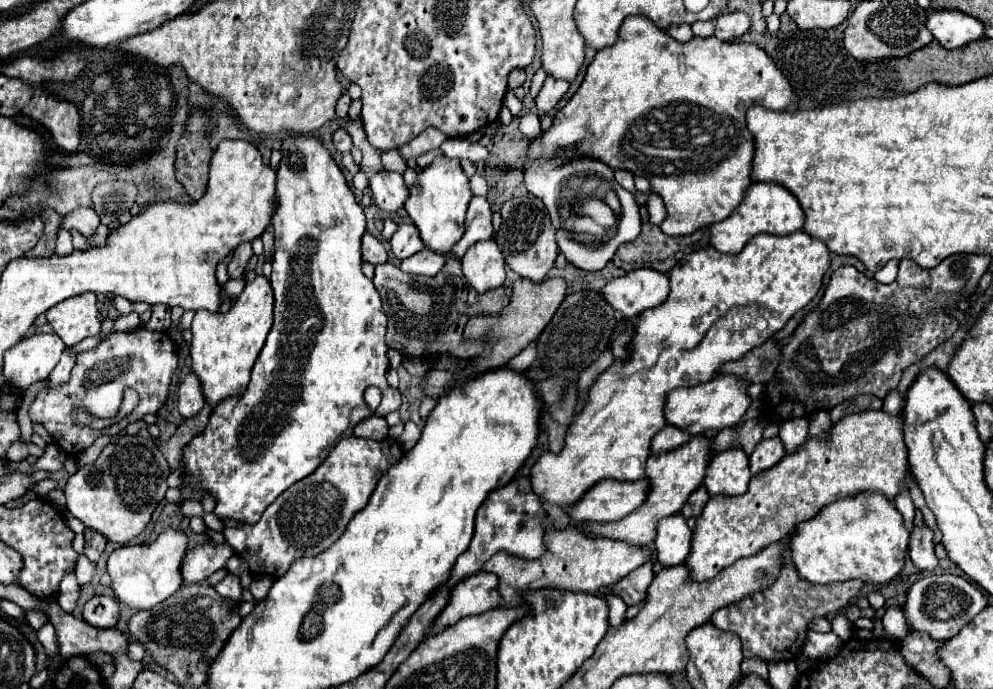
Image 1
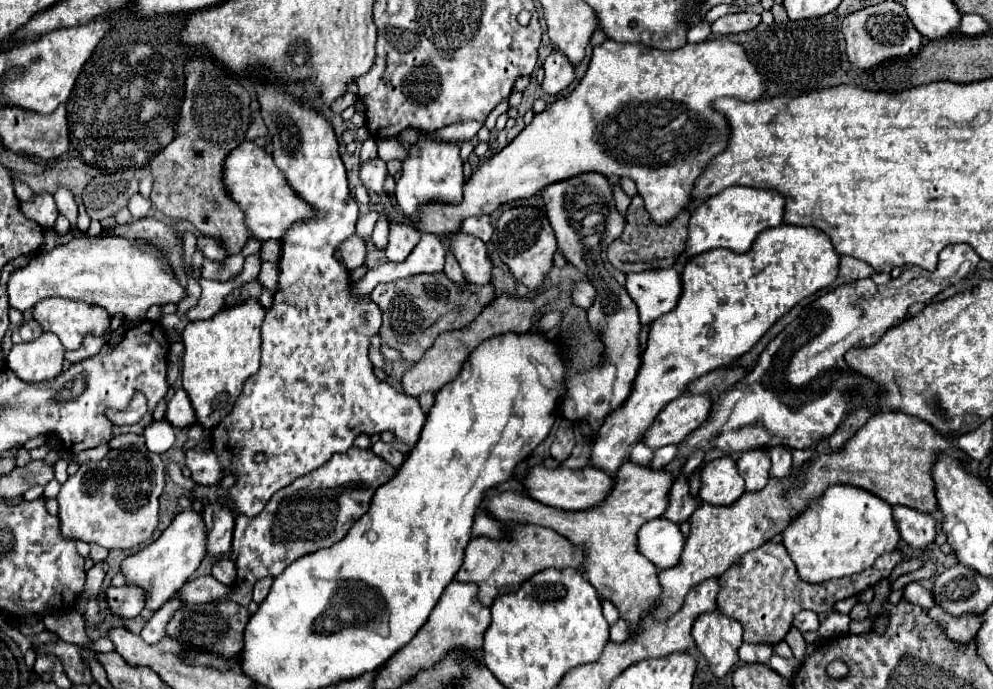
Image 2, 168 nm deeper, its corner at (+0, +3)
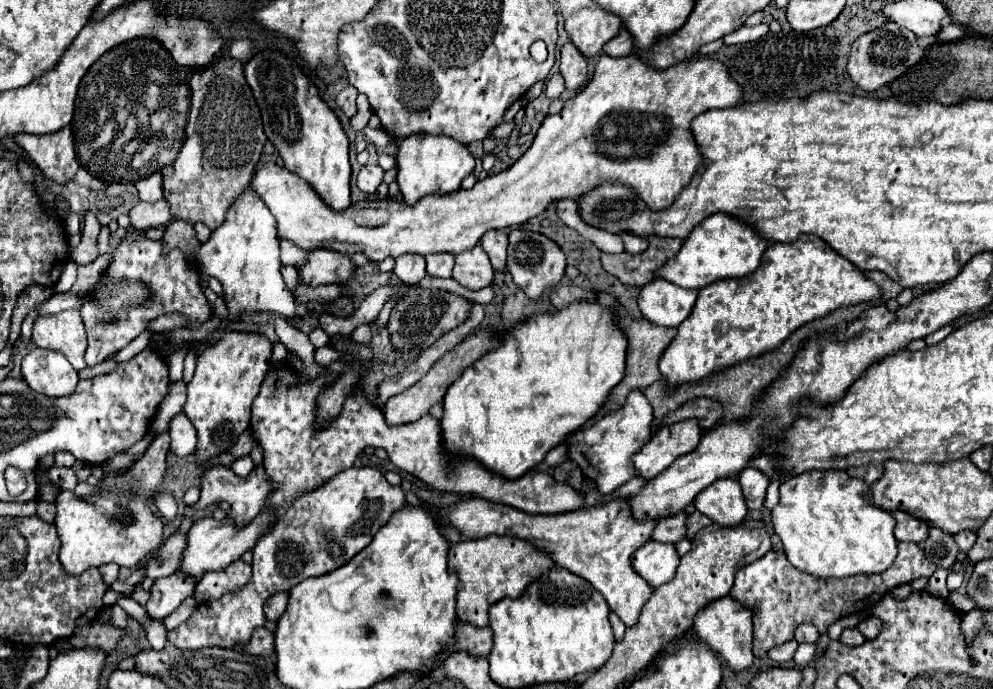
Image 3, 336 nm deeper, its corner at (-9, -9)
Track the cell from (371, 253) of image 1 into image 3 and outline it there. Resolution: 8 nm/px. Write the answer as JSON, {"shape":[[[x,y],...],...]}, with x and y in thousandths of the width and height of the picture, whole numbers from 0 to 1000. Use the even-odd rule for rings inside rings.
{"shape":[[[314,363],[308,372],[308,380],[300,386],[300,406],[304,412],[312,412],[314,418],[326,412],[348,409],[356,398],[356,383],[352,372],[340,372],[340,366],[330,363]]]}

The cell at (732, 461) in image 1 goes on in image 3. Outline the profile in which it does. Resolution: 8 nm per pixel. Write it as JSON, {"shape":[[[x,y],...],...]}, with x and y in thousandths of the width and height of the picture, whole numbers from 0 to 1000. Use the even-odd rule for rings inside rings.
{"shape":[[[725,694],[717,700],[701,720],[699,734],[725,763],[743,763],[753,743],[745,702],[739,694]]]}

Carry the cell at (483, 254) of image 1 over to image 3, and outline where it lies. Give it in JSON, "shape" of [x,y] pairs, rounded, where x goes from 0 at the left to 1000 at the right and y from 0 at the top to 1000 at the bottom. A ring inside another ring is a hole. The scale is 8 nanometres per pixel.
{"shape":[[[481,354],[475,363],[459,369],[459,383],[455,392],[455,403],[473,421],[485,421],[495,412],[497,392],[491,377],[491,369]]]}

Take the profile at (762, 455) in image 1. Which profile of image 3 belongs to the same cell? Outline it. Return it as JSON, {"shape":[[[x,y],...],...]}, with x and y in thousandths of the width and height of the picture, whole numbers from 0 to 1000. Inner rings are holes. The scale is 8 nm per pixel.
{"shape":[[[749,679],[745,685],[743,700],[747,705],[747,717],[749,717],[753,740],[765,740],[769,734],[771,708],[773,708],[773,700],[775,700],[773,691],[769,691],[761,679]]]}

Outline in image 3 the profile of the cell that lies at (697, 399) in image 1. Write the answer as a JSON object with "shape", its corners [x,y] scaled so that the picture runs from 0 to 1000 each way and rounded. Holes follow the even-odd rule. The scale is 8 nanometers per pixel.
{"shape":[[[701,610],[669,618],[636,662],[640,691],[655,697],[671,682],[681,665],[693,659],[705,642],[705,618]]]}

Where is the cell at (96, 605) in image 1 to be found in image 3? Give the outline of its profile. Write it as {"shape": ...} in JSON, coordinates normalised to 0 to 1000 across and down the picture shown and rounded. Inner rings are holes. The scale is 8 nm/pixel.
{"shape":[[[175,830],[173,836],[159,839],[151,856],[149,871],[149,891],[153,897],[167,897],[173,891],[189,865],[195,862],[199,842],[193,836],[187,836],[185,830]]]}

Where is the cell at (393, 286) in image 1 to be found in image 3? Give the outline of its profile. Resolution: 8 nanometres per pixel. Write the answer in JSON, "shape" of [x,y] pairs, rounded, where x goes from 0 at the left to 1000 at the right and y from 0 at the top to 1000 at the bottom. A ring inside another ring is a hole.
{"shape":[[[415,421],[409,433],[401,435],[399,447],[391,464],[391,482],[397,491],[397,499],[407,514],[423,514],[425,508],[433,505],[443,488],[457,479],[461,470],[473,459],[475,441],[455,424],[449,421]]]}

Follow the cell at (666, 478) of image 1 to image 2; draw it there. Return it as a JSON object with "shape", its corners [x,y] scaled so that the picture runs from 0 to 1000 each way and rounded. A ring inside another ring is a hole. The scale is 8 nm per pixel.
{"shape":[[[631,668],[619,688],[617,720],[613,720],[609,731],[605,731],[603,737],[595,737],[593,743],[569,743],[553,737],[551,731],[519,714],[501,717],[490,729],[490,734],[486,731],[486,737],[490,737],[501,755],[549,763],[569,778],[577,790],[587,790],[591,842],[601,853],[605,868],[611,868],[621,880],[627,900],[631,900],[633,906],[641,906],[641,900],[646,900],[646,894],[666,862],[664,827],[644,801],[641,772],[650,758],[670,746],[674,734],[676,705],[678,688],[672,679],[658,682],[656,676],[646,676]]]}

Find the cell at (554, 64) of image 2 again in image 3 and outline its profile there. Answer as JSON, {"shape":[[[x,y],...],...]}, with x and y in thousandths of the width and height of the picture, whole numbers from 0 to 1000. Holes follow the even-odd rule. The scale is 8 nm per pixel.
{"shape":[[[570,61],[564,75],[564,104],[570,116],[572,131],[584,131],[590,119],[592,107],[592,87],[582,75],[582,70],[576,61]]]}

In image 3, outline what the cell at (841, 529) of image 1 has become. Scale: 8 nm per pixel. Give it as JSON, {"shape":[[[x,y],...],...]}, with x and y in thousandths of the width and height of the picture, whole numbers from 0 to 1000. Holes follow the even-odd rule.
{"shape":[[[820,682],[790,697],[785,708],[785,729],[777,737],[777,763],[790,790],[794,813],[804,827],[826,839],[852,839],[862,833],[890,830],[904,804],[900,749],[880,734],[872,720],[864,717],[864,694],[854,691],[850,682]]]}

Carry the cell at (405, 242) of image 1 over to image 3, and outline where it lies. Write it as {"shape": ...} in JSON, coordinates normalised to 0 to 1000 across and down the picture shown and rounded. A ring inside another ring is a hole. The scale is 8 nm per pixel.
{"shape":[[[405,369],[403,374],[399,374],[397,398],[403,403],[405,412],[421,412],[429,401],[427,372]]]}

